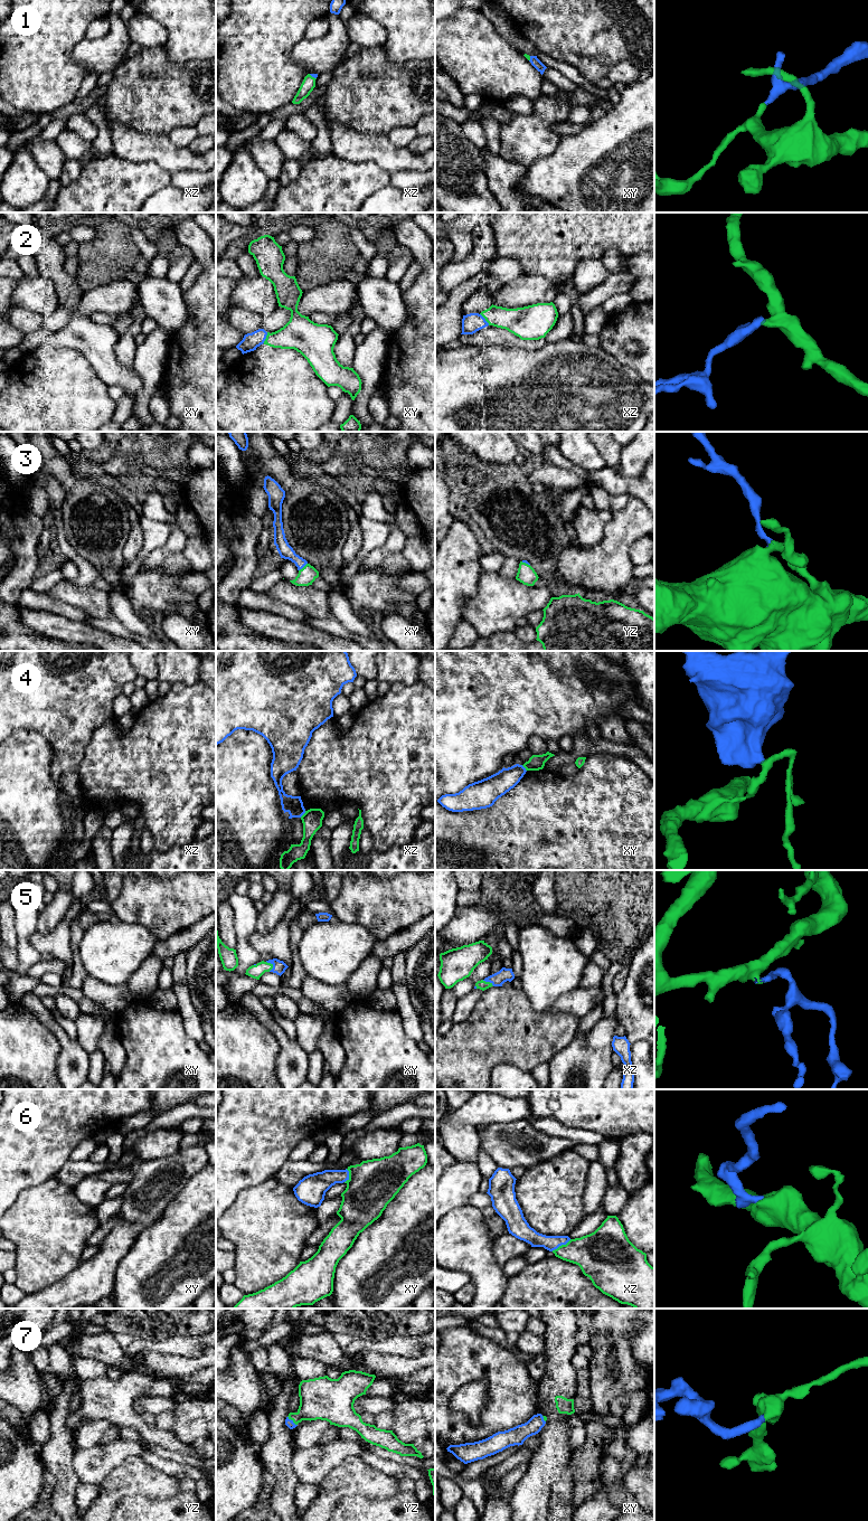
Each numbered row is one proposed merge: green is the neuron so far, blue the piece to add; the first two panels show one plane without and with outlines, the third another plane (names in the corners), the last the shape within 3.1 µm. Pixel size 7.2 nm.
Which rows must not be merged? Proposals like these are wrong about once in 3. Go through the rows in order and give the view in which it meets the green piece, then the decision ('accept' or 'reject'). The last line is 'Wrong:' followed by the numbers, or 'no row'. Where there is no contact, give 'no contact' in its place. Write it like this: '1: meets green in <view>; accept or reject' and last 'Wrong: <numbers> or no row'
1: meets green in xz; accept
2: meets green in xz; reject
3: meets green in xy; accept
4: meets green in xz; reject
5: meets green in xy; accept
6: meets green in xz; accept
7: meets green in yz; accept
Wrong: 2, 4

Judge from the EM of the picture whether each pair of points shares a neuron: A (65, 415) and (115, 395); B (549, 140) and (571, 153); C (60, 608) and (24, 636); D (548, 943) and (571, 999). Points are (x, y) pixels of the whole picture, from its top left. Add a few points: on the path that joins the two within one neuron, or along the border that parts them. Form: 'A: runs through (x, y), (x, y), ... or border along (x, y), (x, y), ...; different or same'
A: border along (107, 387), (109, 395), (116, 403); different
B: border along (560, 137), (557, 148), (552, 153), (536, 161); different
C: border along (18, 607), (18, 614), (26, 625), (57, 639); different
D: border along (578, 986), (565, 991), (547, 1007); different

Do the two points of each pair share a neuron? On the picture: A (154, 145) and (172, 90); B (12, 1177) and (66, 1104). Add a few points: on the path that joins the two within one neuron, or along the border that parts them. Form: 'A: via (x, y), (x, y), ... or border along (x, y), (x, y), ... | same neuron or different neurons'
A: border along (132, 128), (139, 132), (158, 132), (167, 135) | different neurons
B: via (20, 1159), (45, 1134), (45, 1125), (48, 1122) | same neuron

